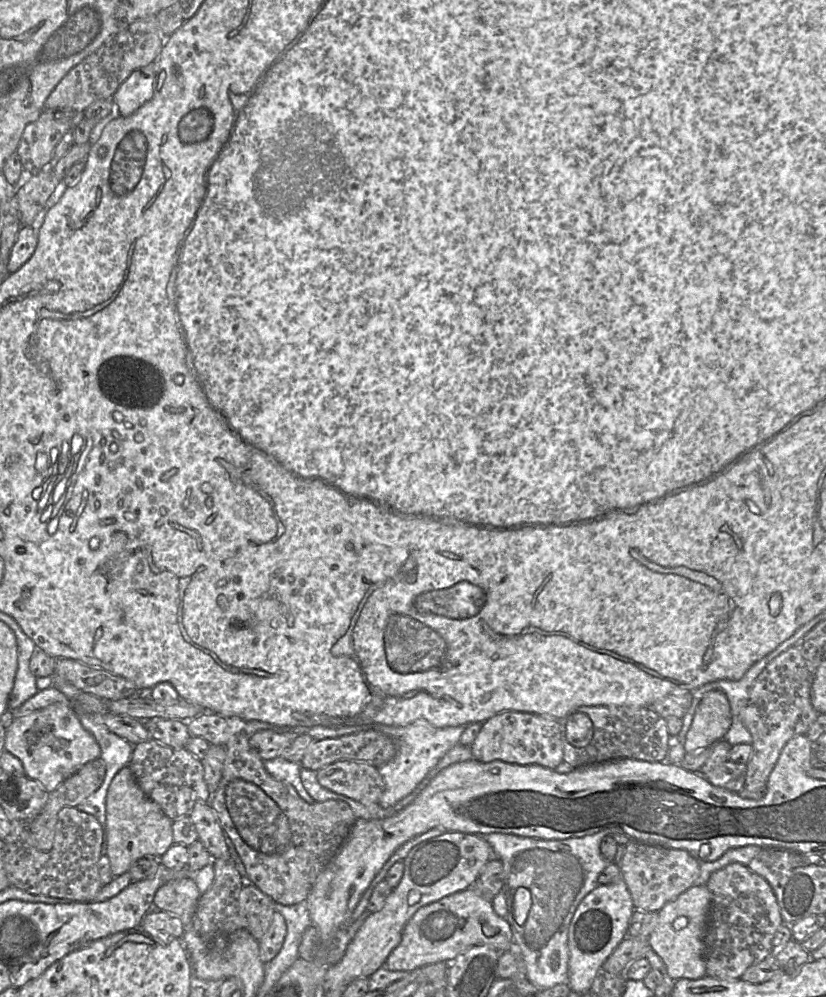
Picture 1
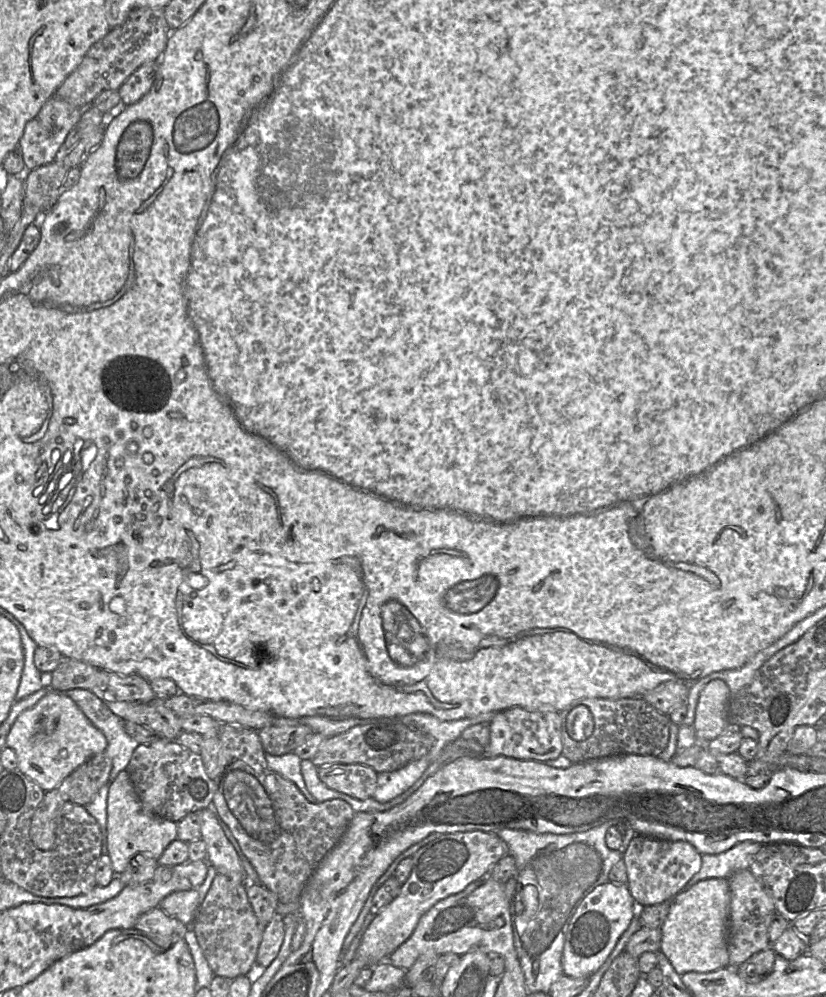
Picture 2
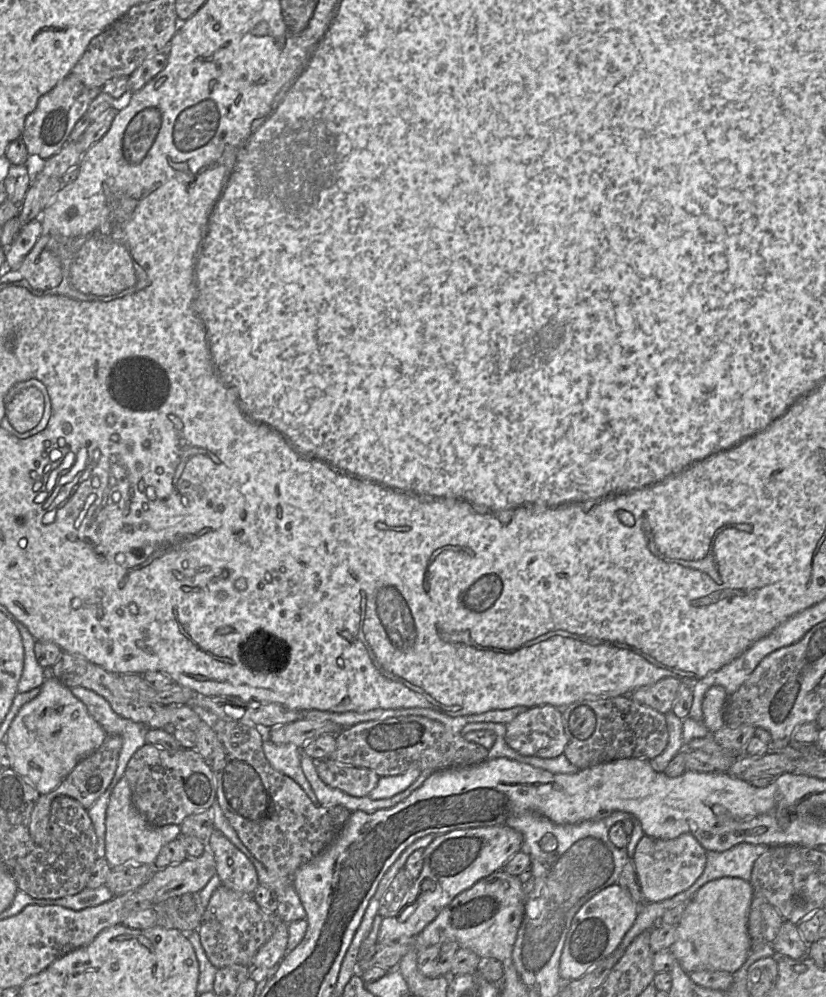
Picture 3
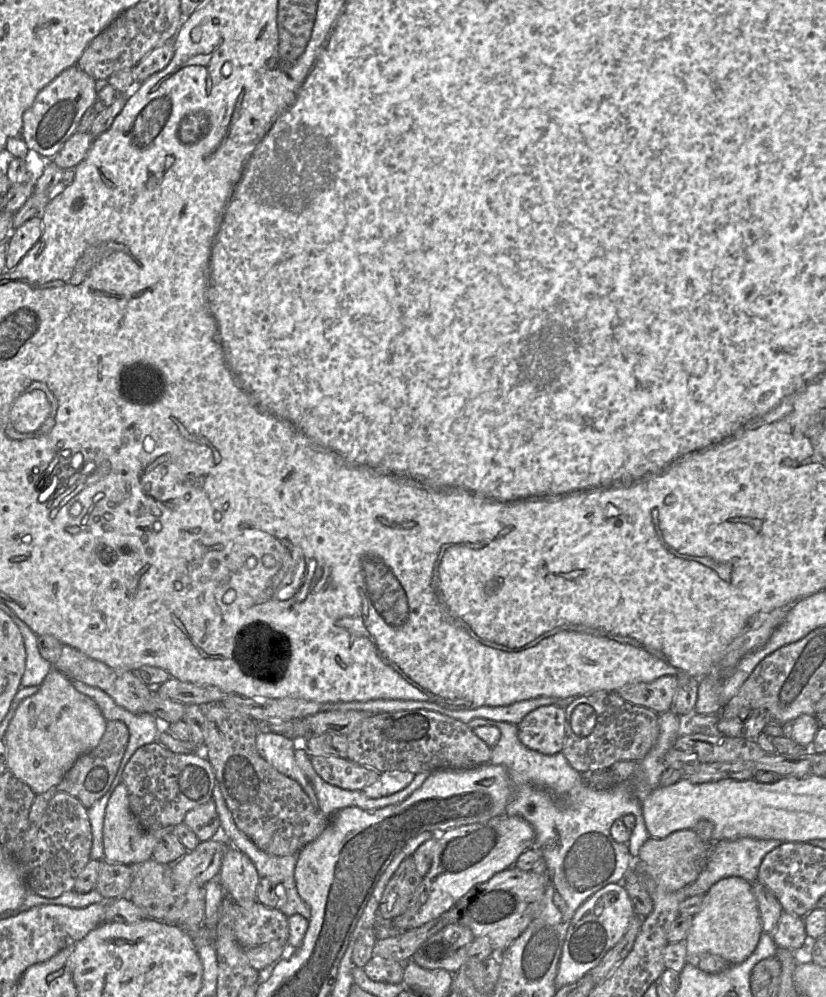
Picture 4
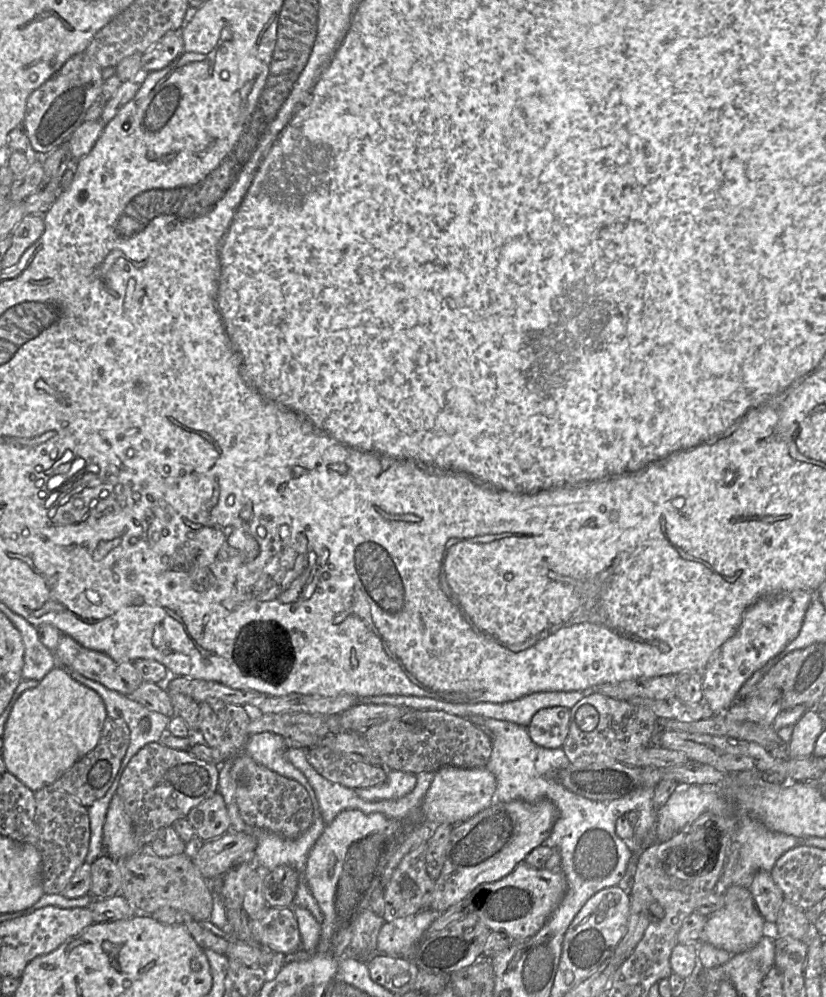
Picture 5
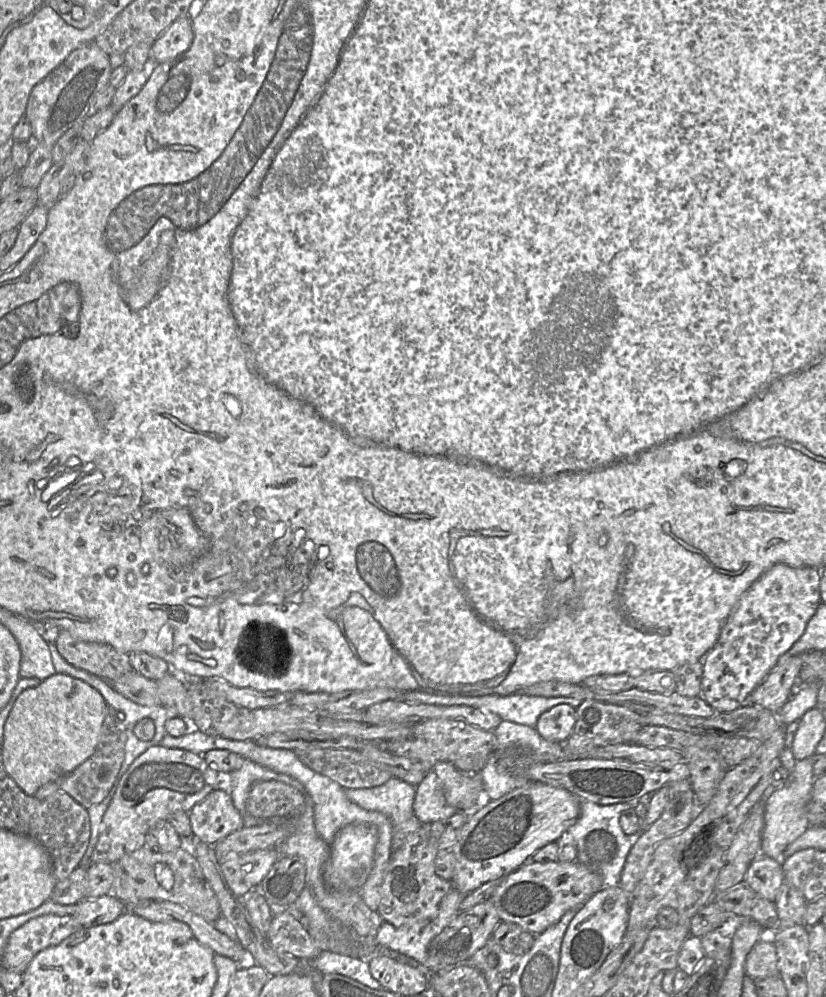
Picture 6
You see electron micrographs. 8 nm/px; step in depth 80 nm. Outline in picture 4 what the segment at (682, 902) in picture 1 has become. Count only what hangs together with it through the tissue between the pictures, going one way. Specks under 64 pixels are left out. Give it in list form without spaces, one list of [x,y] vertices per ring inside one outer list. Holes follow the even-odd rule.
[[[740,877],[721,879],[706,892],[701,910],[692,917],[692,925],[685,939],[688,962],[697,966],[696,959],[703,954],[712,954],[722,957],[729,965],[740,964],[754,952],[763,933],[752,883]]]

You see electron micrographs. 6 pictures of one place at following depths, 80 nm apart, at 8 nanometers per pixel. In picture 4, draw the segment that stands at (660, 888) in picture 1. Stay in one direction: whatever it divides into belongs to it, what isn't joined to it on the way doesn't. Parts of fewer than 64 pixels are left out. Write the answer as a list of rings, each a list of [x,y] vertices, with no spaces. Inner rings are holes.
[[[680,830],[664,839],[649,837],[641,846],[634,868],[639,875],[650,876],[667,891],[678,891],[694,883],[705,868],[710,846],[703,842],[693,830]]]

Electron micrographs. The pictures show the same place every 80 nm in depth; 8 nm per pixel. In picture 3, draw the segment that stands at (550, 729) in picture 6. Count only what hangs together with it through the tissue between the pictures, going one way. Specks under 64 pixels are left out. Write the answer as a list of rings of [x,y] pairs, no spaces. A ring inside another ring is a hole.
[[[540,705],[520,713],[506,724],[506,743],[523,756],[556,758],[567,743],[562,711]]]

